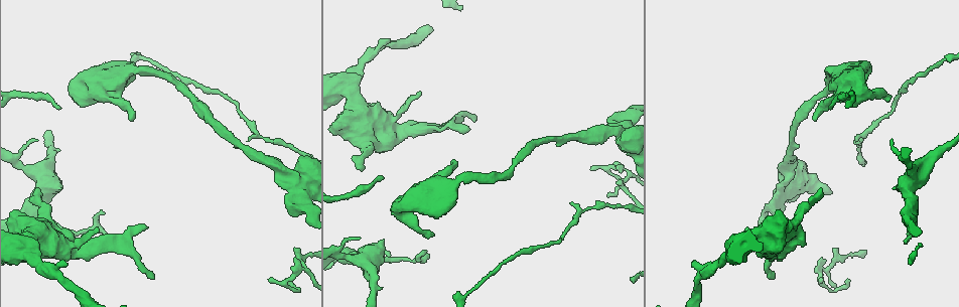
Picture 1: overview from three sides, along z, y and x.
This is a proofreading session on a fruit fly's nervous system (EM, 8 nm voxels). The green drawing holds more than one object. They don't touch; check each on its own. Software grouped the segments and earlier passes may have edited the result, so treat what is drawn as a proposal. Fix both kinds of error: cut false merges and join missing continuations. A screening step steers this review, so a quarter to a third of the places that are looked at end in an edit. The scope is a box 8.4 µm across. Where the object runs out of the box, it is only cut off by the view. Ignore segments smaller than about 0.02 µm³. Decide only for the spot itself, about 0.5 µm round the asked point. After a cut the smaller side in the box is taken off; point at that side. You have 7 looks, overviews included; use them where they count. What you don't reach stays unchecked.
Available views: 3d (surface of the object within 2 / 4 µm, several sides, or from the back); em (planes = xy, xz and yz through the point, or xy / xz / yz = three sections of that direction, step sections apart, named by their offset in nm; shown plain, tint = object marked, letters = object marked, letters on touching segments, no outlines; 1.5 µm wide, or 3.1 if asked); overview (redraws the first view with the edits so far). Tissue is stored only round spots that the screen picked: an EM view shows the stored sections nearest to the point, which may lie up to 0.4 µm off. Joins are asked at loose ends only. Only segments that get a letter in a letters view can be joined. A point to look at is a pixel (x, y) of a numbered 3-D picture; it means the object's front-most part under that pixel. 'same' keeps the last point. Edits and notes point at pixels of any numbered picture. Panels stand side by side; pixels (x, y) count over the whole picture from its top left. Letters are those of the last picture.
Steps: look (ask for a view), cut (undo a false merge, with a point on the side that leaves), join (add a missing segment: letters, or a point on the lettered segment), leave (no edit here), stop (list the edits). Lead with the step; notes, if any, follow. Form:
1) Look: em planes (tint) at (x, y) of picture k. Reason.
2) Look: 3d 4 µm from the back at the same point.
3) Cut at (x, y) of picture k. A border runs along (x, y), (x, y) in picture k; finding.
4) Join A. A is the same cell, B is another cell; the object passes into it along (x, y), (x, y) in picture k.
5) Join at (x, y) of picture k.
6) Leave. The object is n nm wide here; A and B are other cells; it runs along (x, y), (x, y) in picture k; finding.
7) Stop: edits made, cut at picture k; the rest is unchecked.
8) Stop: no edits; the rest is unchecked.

Look: 3d 4 µm at (150, 276) of picture 1. Branch stops here.

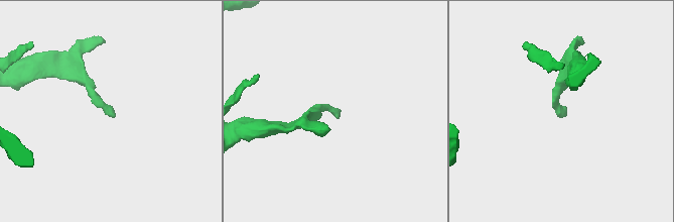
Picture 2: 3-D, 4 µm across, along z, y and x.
Look: em planes (plain) at (560, 117) of picture 2.

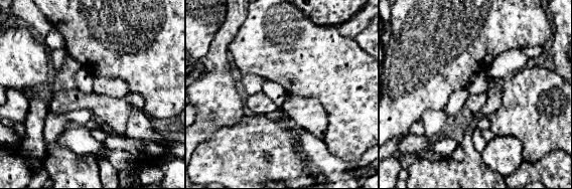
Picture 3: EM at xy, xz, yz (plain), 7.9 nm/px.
Look: em planes (letters) at the same point. See the neighbours.

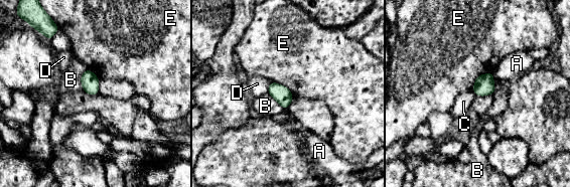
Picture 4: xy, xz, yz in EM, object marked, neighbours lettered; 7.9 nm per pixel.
Leave. A, B, C, D and E are other cells; a border runs along (471, 90), (475, 95) in picture 4; none of them fits.

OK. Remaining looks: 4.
Look: em xy step 4 (letters) at (890, 139) of picture 1. Tapers out.

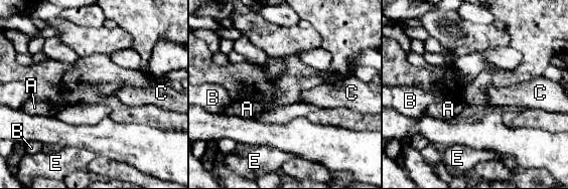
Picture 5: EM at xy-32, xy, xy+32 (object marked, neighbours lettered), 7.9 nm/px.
Look: em planes (letters) at the same point.

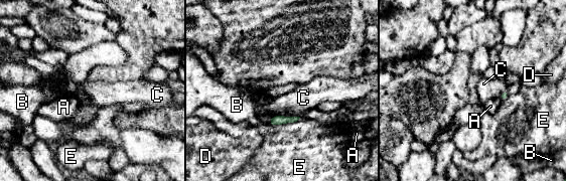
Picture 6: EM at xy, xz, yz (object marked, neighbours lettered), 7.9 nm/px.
Leave. A, B, C, D and E are other cells; a border runs along (299, 116), (272, 117) in picture 6; none of them fits.

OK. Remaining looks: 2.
Stop: no edits; the rest is unchecked.

